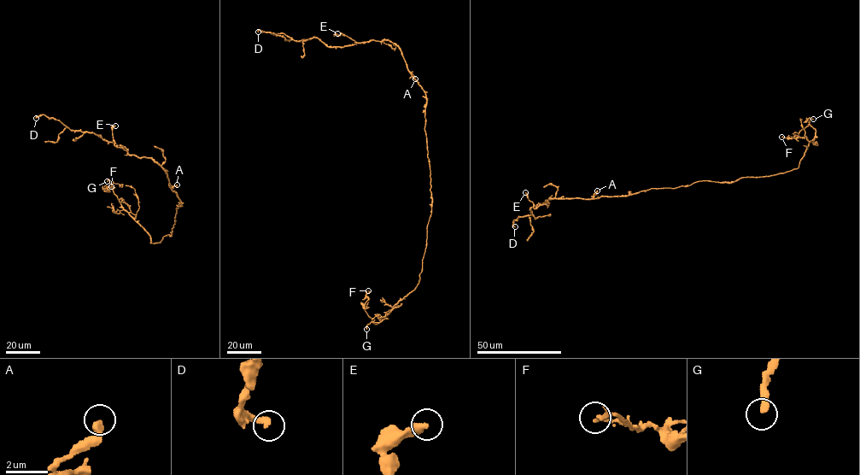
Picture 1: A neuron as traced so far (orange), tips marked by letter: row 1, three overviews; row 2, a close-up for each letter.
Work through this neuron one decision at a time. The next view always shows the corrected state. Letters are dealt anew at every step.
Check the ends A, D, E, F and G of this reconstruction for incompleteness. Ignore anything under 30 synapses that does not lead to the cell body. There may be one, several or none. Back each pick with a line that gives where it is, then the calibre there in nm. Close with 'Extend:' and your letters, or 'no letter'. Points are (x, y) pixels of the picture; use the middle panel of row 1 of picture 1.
D: at (258, 32); 260 nm thick
G: at (366, 329); 280 nm thick
Extend: D, G

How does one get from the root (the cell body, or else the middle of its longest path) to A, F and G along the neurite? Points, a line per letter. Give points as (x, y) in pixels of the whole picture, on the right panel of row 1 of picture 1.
A: (665, 188), (651, 188), (626, 196), (594, 198), (597, 190)
F: (665, 188), (703, 180), (732, 183), (797, 168), (815, 128), (809, 125), (795, 138), (781, 137)
G: (665, 188), (703, 180), (732, 183), (797, 168), (816, 134), (810, 123), (813, 119)

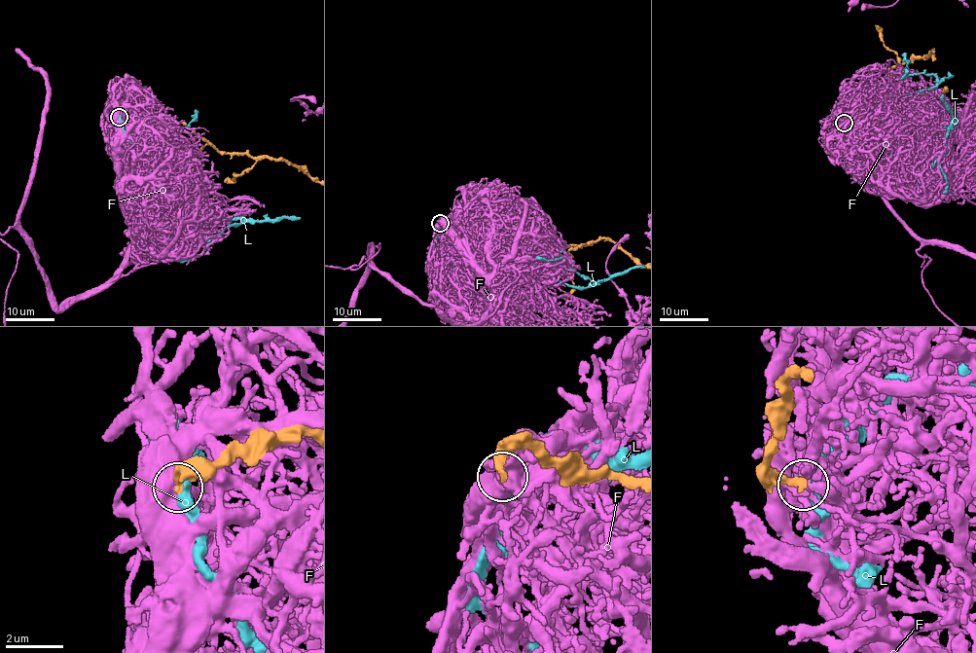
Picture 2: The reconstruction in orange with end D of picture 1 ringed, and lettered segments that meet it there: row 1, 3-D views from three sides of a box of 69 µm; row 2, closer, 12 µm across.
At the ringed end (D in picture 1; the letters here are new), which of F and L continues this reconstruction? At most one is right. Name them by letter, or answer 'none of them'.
none of them

